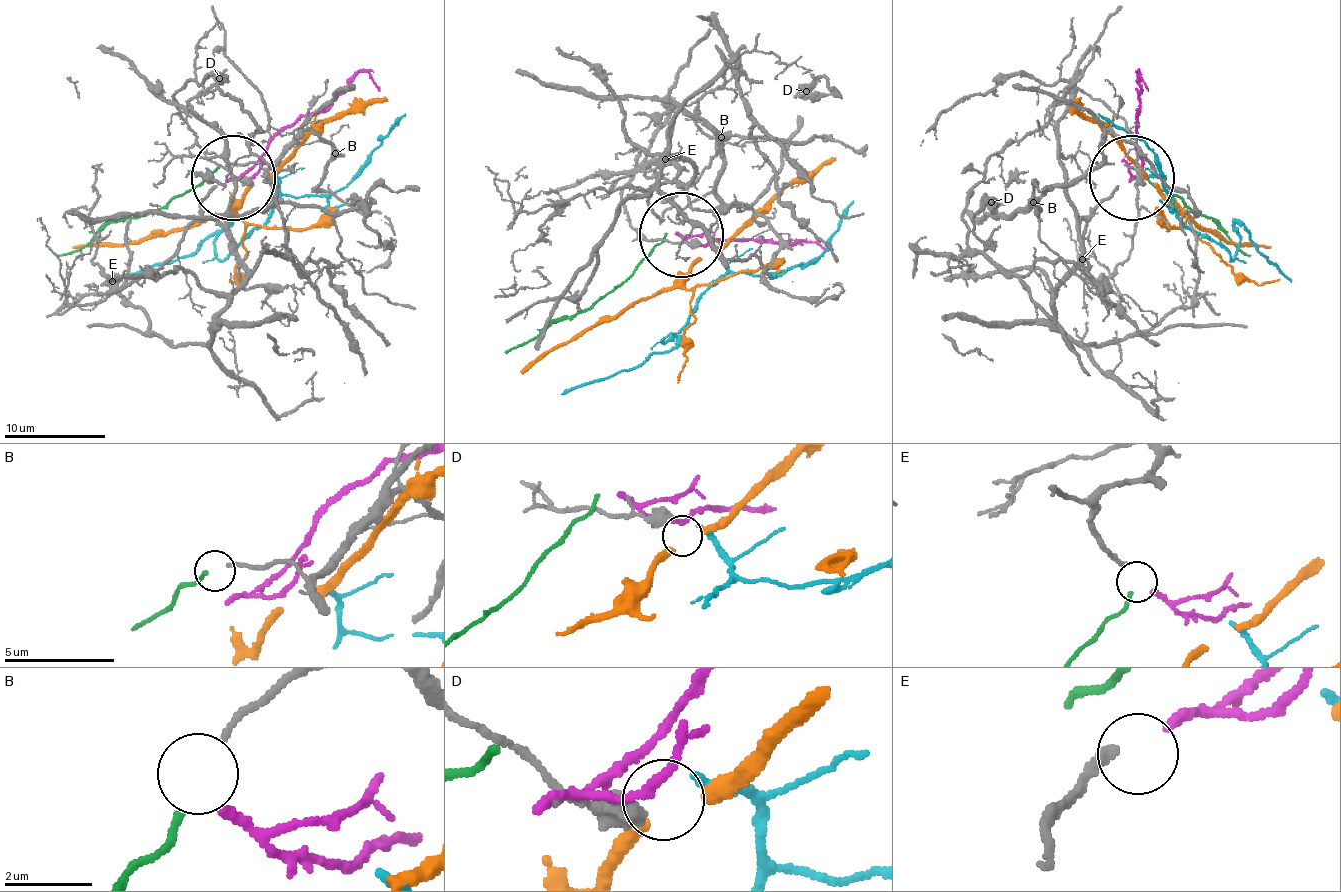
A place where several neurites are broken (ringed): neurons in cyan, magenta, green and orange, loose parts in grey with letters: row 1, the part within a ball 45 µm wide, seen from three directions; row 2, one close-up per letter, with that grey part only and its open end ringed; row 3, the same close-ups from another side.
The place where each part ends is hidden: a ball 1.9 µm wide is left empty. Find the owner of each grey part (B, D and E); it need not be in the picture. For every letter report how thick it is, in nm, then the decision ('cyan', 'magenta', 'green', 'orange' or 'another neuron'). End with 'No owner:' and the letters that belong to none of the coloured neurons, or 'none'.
B: 150 nm thick; green
D: 600 nm thick; another neuron
E: 260 nm thick; magenta
No owner: D

